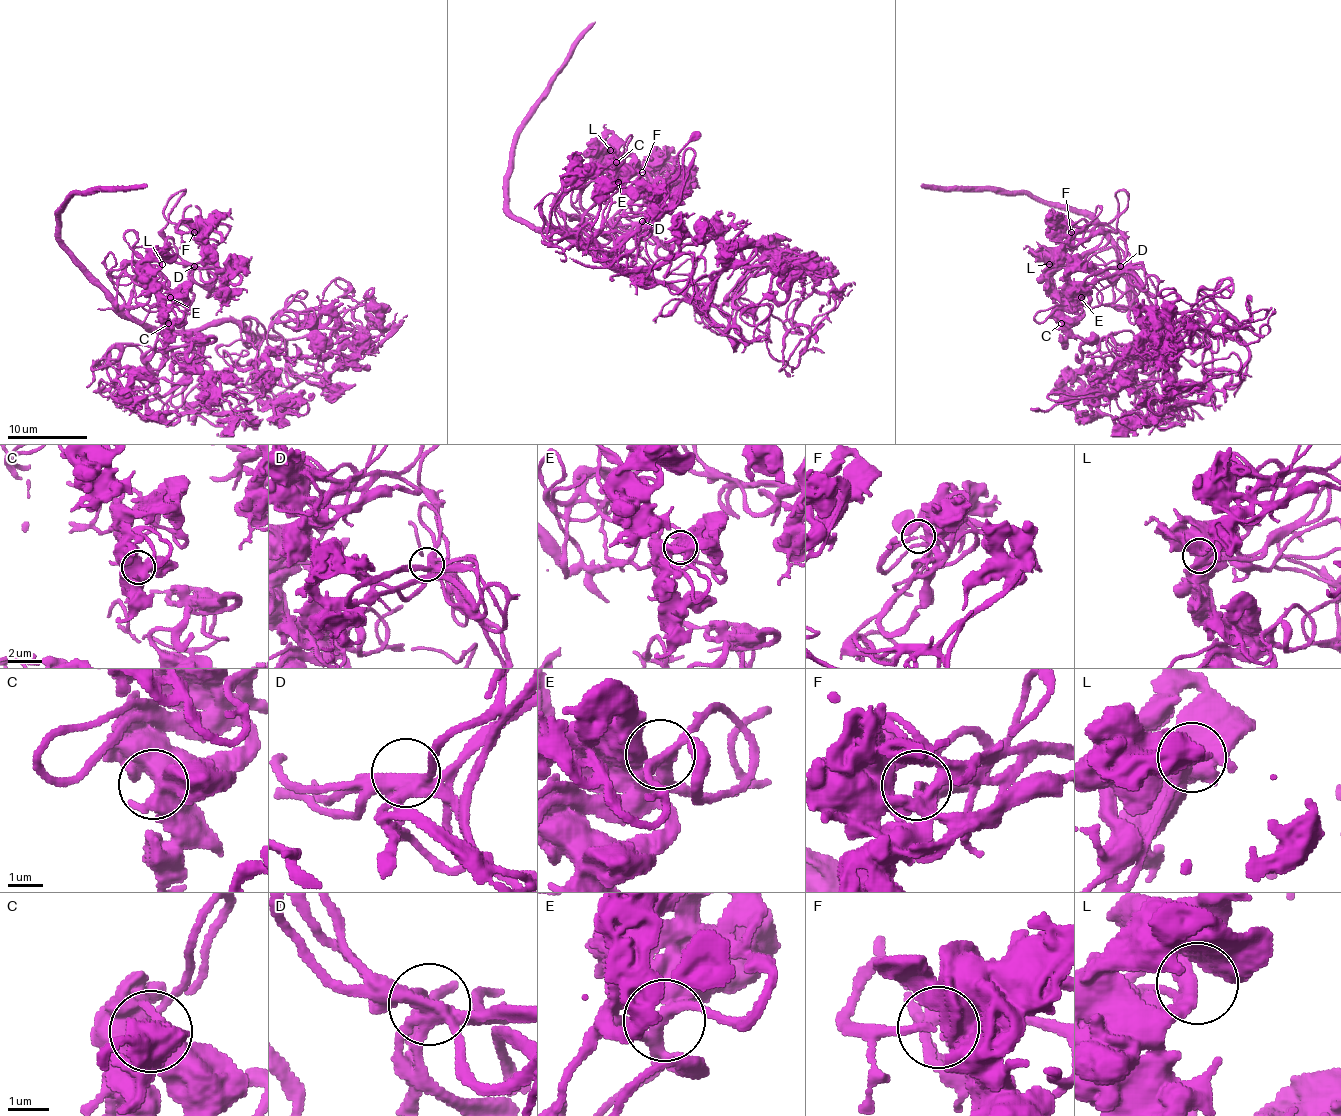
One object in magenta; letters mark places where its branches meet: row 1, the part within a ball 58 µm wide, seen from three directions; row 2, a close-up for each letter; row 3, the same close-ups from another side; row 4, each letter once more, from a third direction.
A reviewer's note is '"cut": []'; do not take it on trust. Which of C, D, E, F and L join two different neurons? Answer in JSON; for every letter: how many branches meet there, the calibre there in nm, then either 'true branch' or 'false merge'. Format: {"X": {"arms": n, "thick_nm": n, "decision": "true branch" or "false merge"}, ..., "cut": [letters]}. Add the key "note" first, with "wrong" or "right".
{"note": "right", "C": {"arms": 4, "thick_nm": 650, "decision": "true branch"}, "D": {"arms": 5, "thick_nm": 360, "decision": "true branch"}, "E": {"arms": 5, "thick_nm": 320, "decision": "true branch"}, "F": {"arms": 3, "thick_nm": 220, "decision": "true branch"}, "L": {"arms": 3, "thick_nm": 320, "decision": "true branch"}, "cut": []}

